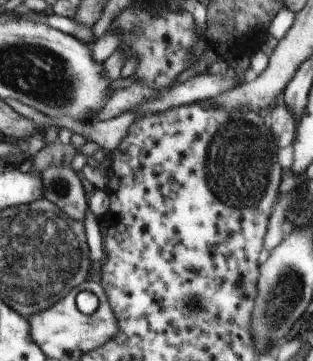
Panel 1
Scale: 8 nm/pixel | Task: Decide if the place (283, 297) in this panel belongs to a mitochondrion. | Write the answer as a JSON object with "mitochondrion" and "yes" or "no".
{"mitochondrion":"yes"}

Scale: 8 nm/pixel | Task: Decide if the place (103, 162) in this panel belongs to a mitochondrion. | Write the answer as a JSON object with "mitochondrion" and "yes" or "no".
{"mitochondrion":"no"}

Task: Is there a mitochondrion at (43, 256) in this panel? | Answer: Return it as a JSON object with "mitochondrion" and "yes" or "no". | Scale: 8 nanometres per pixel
{"mitochondrion":"yes"}

